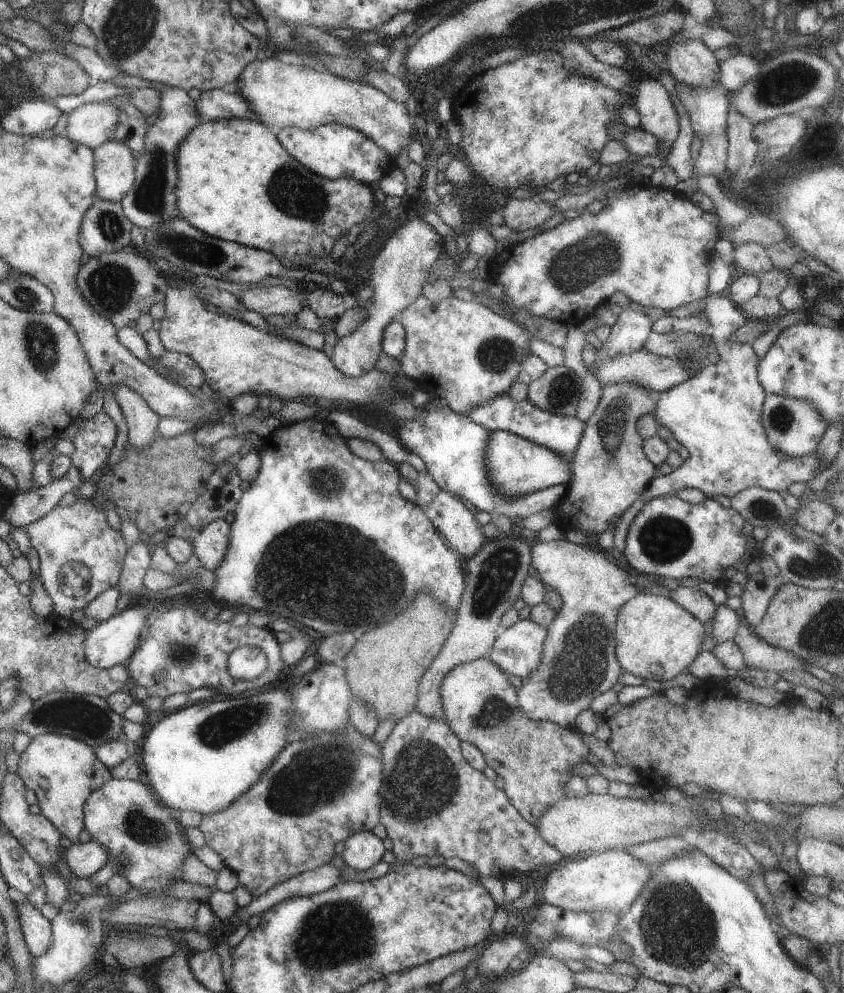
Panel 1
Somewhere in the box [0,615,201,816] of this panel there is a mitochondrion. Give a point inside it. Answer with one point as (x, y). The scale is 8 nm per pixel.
(82, 717)

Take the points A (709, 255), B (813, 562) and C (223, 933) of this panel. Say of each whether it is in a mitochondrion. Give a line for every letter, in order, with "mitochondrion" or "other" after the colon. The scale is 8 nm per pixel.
A: other
B: mitochondrion
C: other

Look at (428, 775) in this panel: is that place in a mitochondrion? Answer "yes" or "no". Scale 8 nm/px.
yes

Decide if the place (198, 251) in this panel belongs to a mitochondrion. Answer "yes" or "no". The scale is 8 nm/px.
yes

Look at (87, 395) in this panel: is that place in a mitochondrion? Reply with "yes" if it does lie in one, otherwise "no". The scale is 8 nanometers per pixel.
no

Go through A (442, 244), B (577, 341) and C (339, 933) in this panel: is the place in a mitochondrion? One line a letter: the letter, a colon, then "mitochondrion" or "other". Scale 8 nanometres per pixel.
A: other
B: other
C: mitochondrion

